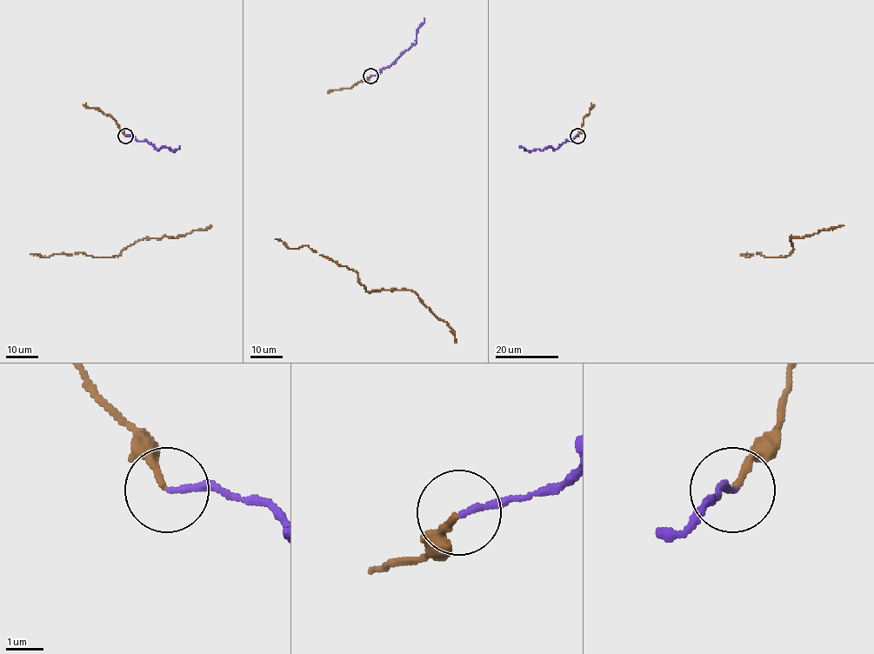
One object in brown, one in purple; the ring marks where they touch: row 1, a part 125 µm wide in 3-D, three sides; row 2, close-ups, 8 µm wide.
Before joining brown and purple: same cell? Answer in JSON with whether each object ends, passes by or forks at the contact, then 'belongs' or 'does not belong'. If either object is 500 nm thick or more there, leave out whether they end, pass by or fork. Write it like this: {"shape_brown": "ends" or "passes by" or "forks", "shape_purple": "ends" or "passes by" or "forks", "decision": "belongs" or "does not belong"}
{"shape_brown": "ends", "shape_purple": "ends", "decision": "belongs"}

